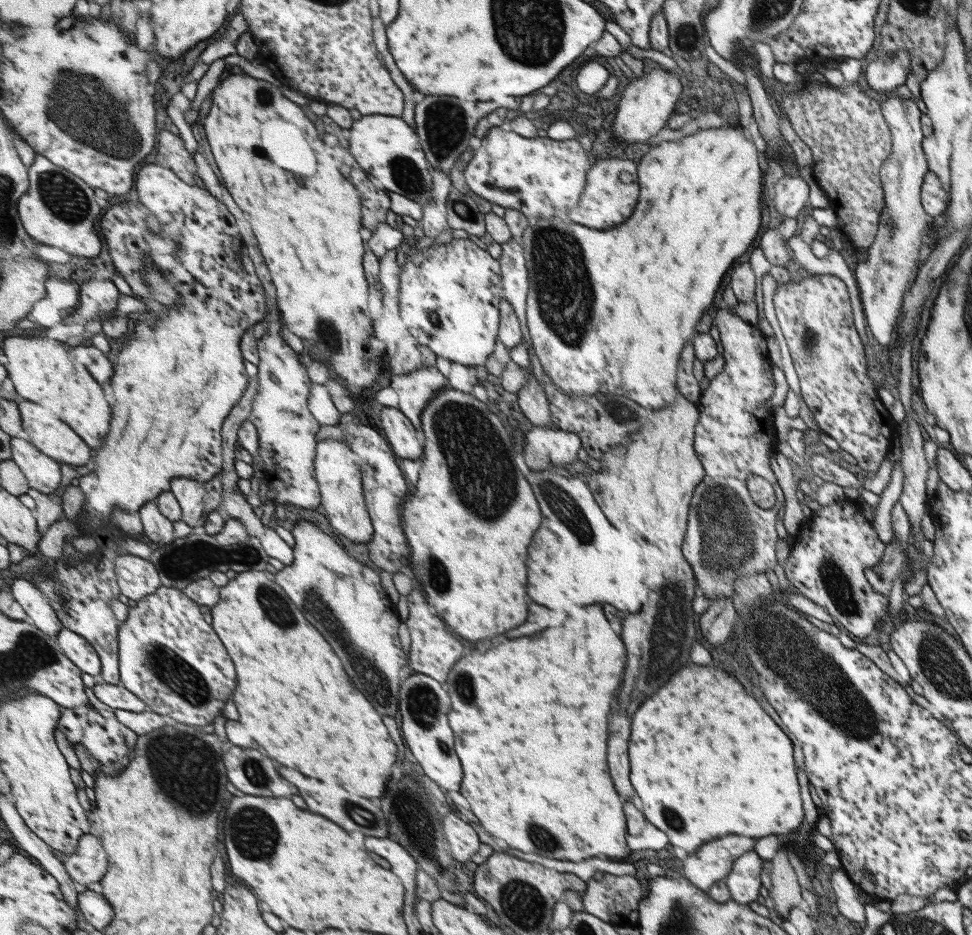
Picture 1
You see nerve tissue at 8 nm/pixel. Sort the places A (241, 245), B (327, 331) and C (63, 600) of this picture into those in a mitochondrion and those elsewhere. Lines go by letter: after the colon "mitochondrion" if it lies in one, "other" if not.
A: other
B: mitochondrion
C: other

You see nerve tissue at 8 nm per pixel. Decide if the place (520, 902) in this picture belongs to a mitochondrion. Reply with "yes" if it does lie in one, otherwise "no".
yes

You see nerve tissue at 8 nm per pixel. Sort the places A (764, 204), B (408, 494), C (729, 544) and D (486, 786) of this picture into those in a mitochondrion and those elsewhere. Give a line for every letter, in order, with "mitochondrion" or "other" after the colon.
A: other
B: other
C: mitochondrion
D: other

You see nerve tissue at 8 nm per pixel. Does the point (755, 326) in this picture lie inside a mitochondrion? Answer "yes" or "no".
no

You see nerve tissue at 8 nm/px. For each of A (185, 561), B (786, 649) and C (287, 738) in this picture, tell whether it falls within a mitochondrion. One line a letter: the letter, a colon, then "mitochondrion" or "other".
A: mitochondrion
B: mitochondrion
C: other

